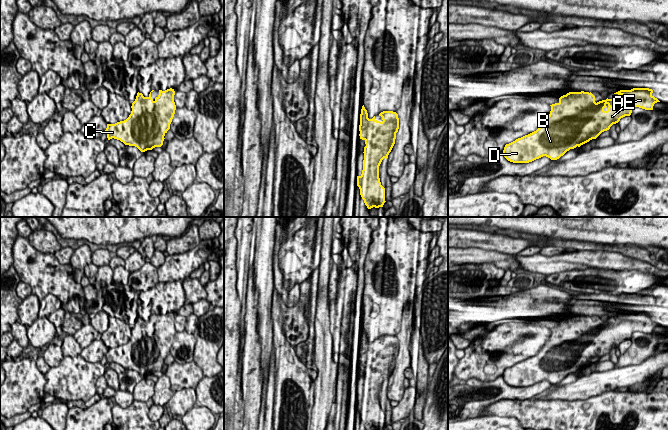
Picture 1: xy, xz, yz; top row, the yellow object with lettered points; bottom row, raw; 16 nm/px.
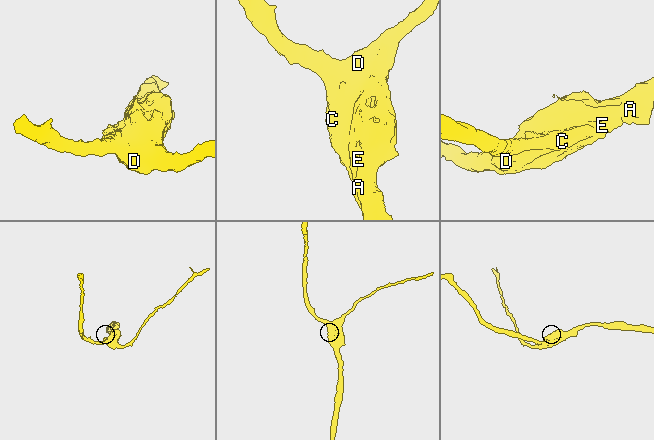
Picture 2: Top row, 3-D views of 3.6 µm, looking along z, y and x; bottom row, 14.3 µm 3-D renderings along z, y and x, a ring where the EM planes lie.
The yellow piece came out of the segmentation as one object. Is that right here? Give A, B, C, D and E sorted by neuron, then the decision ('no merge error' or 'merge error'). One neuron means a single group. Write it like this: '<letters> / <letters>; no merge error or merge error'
A B C D E; no merge error

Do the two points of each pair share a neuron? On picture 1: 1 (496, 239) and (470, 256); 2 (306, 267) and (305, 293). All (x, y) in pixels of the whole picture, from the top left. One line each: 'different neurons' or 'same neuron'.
1: different neurons
2: different neurons

